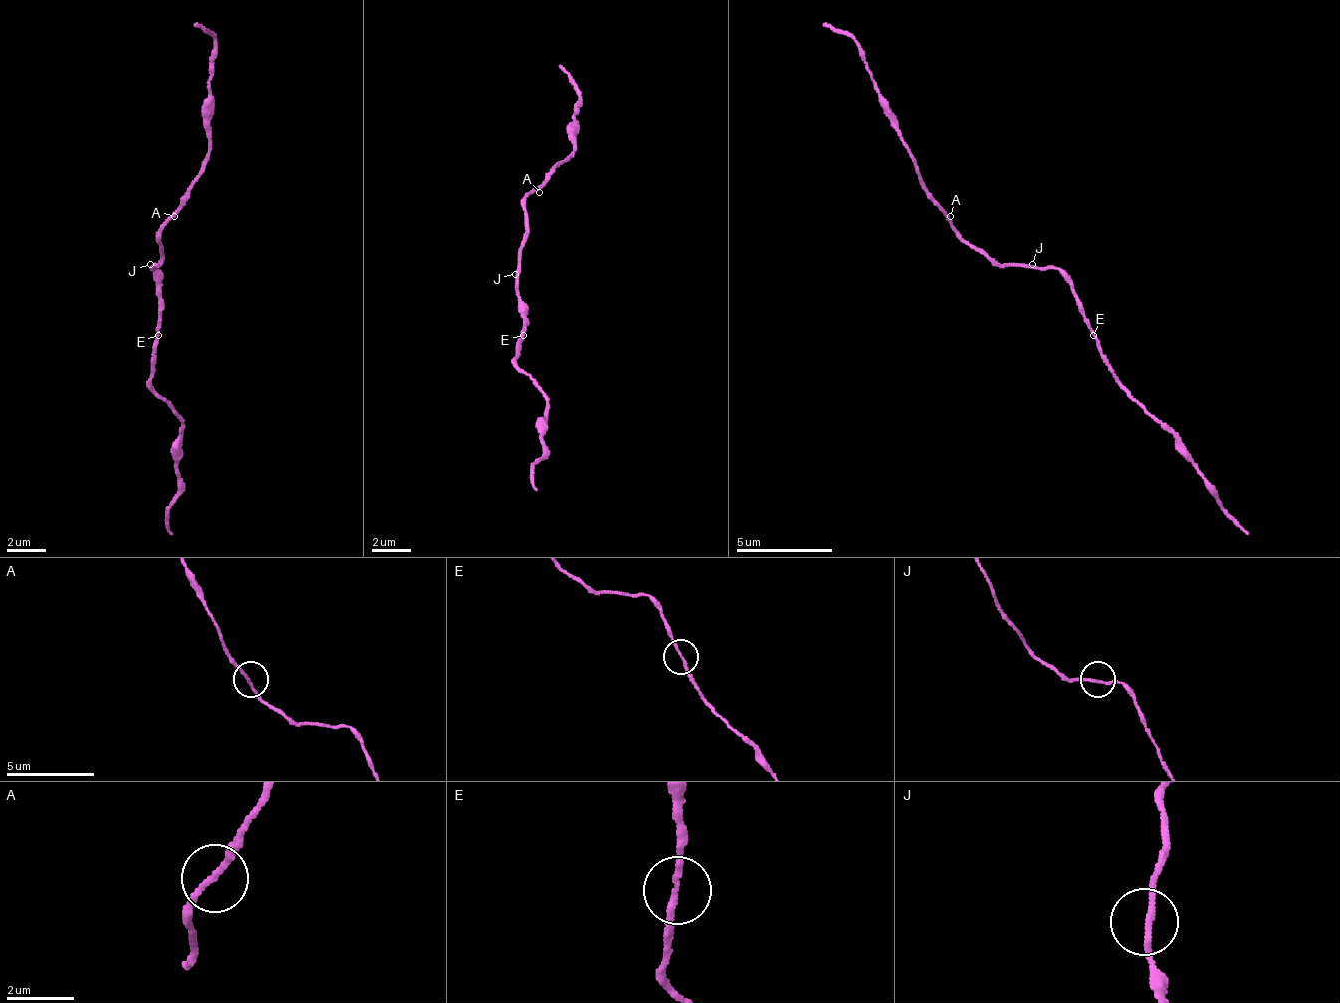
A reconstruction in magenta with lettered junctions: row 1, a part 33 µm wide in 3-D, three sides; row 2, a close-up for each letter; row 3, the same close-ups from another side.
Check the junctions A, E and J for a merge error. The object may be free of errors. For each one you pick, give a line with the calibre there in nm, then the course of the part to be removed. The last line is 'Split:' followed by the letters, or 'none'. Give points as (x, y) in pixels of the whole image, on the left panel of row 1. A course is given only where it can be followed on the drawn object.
Split: none

